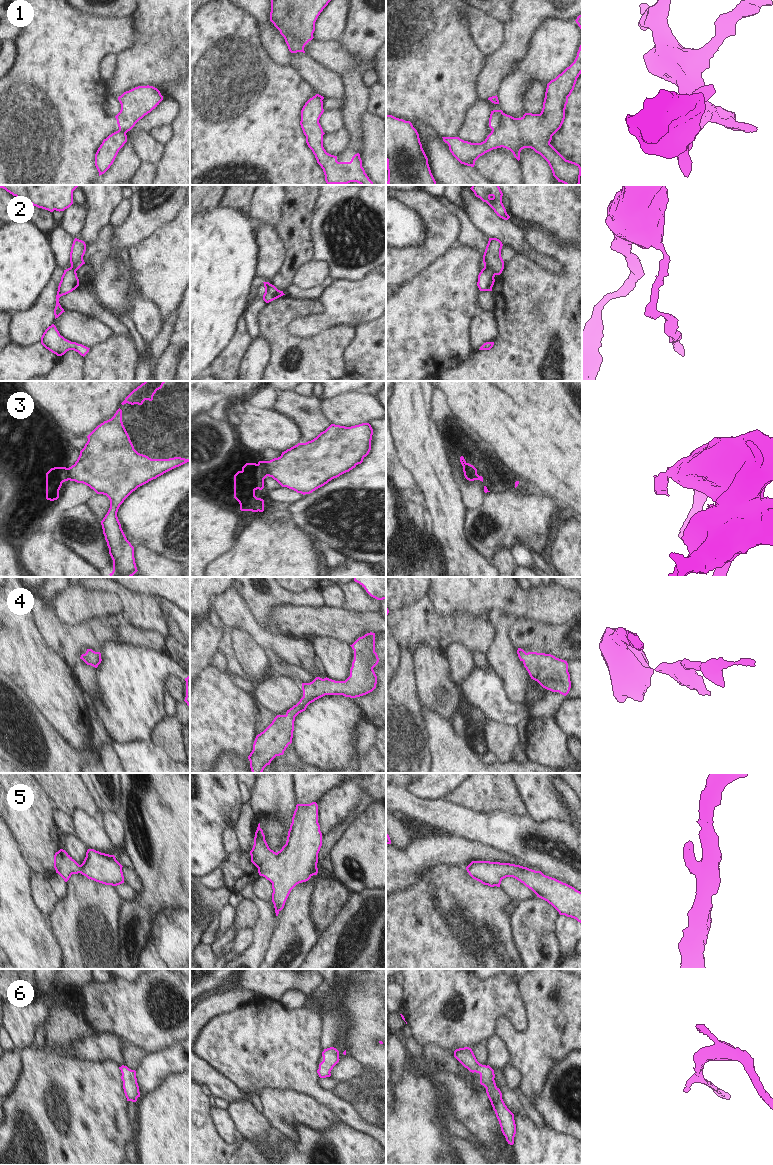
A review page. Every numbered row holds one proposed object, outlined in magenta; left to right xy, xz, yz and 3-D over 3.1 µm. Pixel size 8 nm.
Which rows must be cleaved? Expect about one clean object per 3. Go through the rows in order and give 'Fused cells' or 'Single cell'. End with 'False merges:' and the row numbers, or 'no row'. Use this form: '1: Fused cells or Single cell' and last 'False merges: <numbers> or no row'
1: Fused cells
2: Fused cells
3: Fused cells
4: Single cell
5: Single cell
6: Single cell
False merges: 1, 2, 3

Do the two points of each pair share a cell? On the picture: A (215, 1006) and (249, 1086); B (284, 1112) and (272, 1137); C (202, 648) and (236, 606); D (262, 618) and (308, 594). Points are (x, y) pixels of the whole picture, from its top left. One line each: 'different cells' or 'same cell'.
A: different cells
B: different cells
C: different cells
D: same cell

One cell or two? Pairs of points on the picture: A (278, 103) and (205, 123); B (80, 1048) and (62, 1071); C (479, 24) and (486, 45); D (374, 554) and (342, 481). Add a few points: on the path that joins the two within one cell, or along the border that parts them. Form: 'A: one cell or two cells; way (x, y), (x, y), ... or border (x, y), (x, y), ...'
A: one cell; way (260, 103), (247, 109), (223, 109)
B: two cells; border (71, 1057), (95, 1061)
C: one cell; way (484, 29), (486, 31), (486, 40)
D: one cell; way (360, 536), (342, 518), (342, 499)

